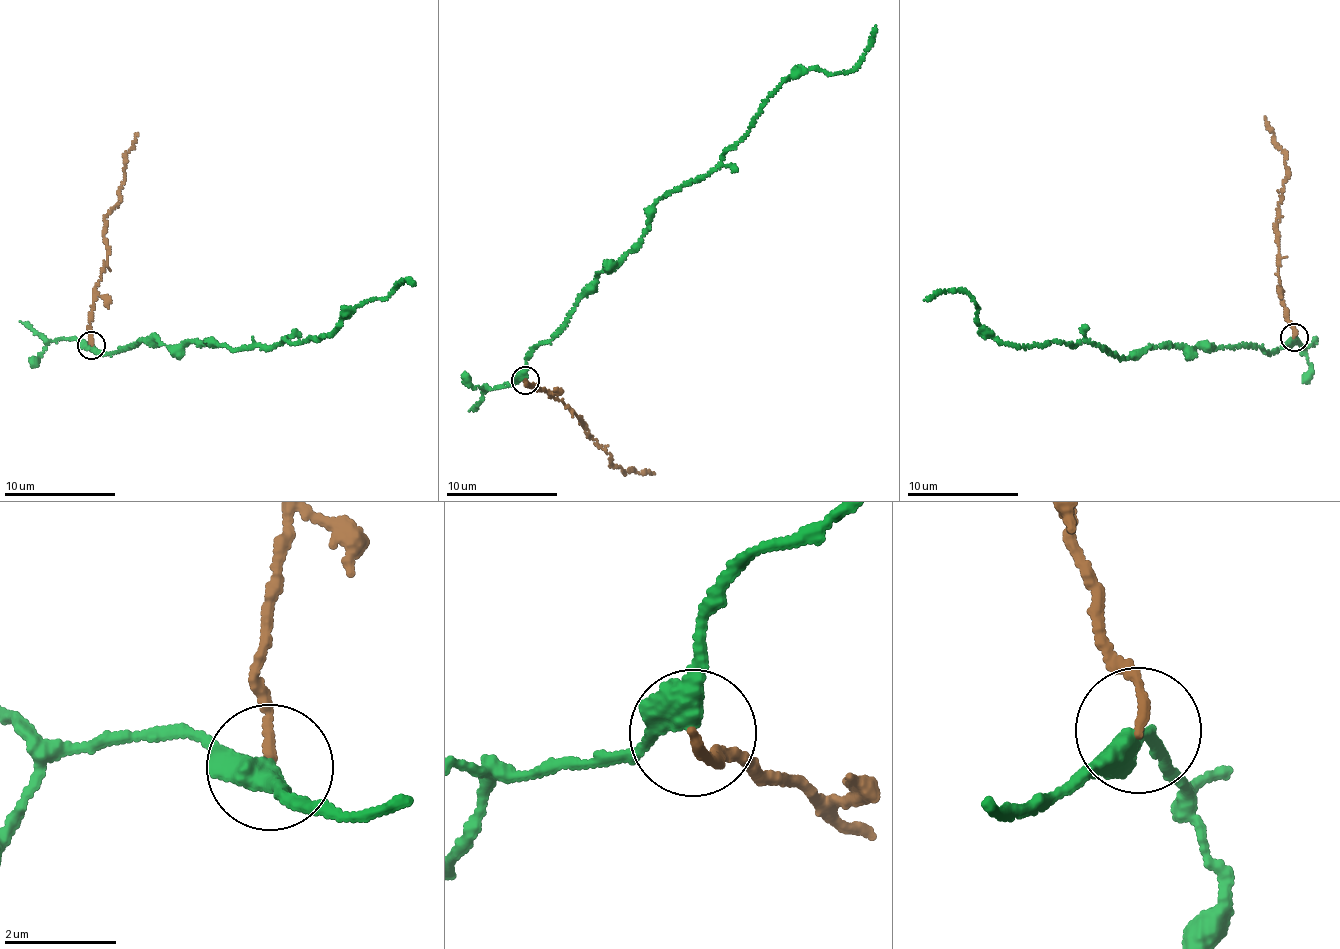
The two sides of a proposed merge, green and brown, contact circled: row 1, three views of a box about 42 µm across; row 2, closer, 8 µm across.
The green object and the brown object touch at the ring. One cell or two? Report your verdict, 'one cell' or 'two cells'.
two cells

